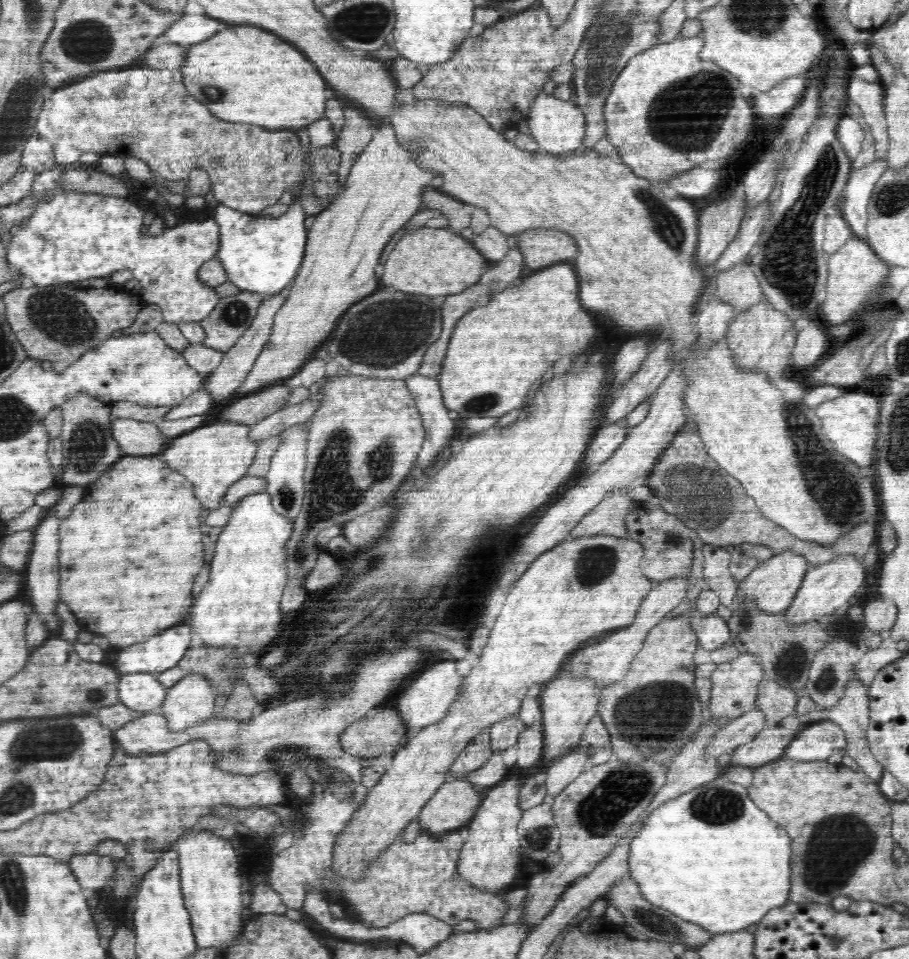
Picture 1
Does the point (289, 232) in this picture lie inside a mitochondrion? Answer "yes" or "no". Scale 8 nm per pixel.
no

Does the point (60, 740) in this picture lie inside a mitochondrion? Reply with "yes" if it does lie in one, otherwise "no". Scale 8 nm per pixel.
yes

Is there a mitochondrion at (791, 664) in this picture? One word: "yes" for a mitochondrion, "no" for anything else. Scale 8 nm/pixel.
yes

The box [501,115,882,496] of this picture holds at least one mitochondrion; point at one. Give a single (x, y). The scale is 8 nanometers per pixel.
(789, 265)

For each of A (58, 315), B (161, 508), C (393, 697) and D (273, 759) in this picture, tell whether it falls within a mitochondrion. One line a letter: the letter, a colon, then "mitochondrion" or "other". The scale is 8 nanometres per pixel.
A: mitochondrion
B: other
C: other
D: other

